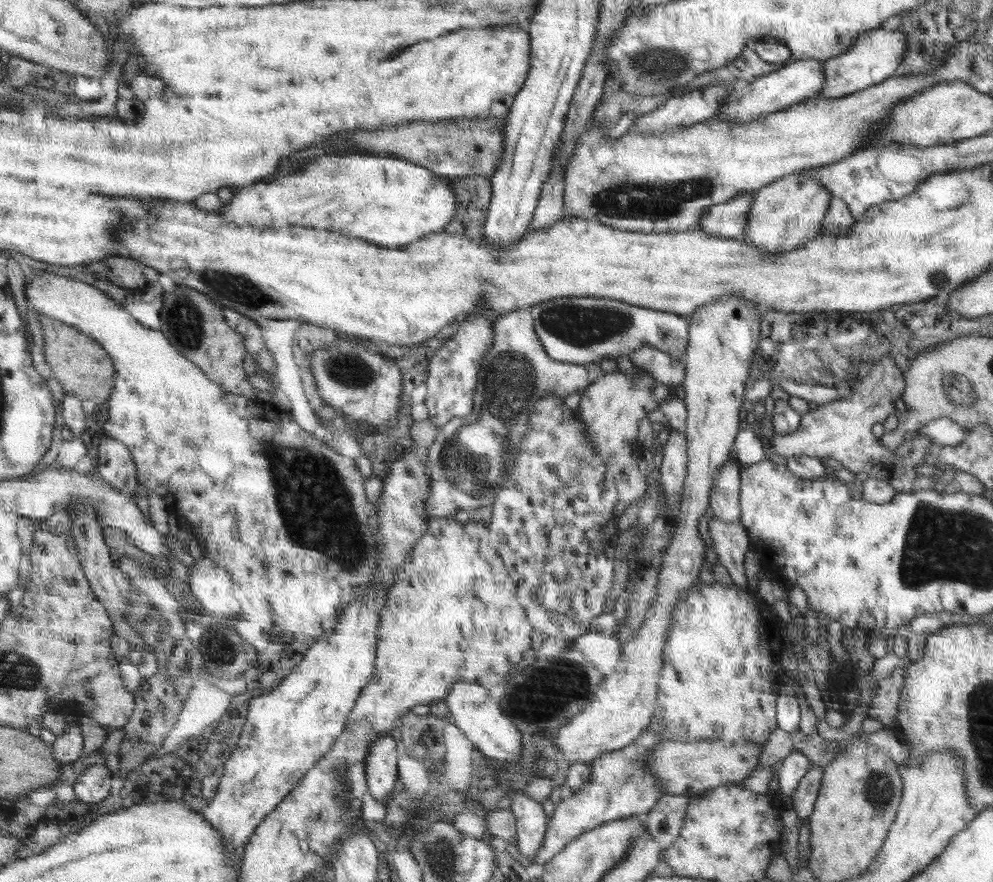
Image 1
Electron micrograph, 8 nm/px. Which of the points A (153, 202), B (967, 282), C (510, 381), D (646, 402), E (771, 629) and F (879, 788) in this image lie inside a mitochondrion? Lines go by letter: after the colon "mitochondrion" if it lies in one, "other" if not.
A: other
B: other
C: mitochondrion
D: other
E: other
F: mitochondrion

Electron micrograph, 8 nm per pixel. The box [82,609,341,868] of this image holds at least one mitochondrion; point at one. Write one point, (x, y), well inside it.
(221, 649)

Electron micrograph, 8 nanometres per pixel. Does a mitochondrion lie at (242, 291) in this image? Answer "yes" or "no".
yes

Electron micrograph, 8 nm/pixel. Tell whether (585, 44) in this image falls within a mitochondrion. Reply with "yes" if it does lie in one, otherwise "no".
no

